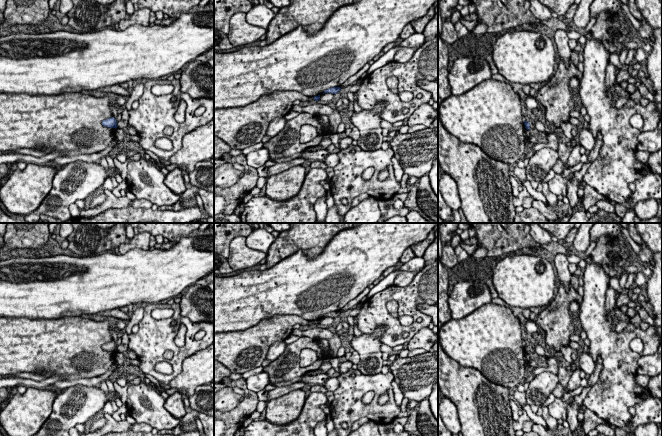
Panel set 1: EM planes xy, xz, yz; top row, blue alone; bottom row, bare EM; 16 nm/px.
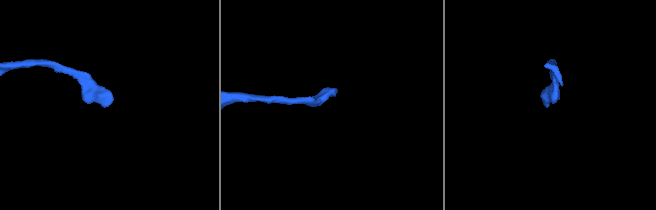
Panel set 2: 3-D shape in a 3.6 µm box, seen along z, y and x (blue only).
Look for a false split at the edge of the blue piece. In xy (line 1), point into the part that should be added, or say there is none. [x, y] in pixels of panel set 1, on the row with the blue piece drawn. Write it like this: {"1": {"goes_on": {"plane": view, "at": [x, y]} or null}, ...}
{"1": {"goes_on": null}}

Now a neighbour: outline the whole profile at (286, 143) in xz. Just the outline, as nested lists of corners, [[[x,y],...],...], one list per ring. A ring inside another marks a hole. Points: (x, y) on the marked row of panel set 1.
[[[302,112],[295,118],[288,120],[275,137],[264,143],[263,148],[268,150],[270,160],[274,160],[289,157],[310,147],[318,146],[323,138],[323,124],[319,122],[319,115]],[[304,124],[317,127],[319,135],[313,141],[302,144],[300,142],[300,129]]]

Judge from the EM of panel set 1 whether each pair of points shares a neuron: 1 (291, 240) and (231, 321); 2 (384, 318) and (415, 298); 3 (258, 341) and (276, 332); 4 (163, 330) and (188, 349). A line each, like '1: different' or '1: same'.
1: different
2: same
3: same
4: same

